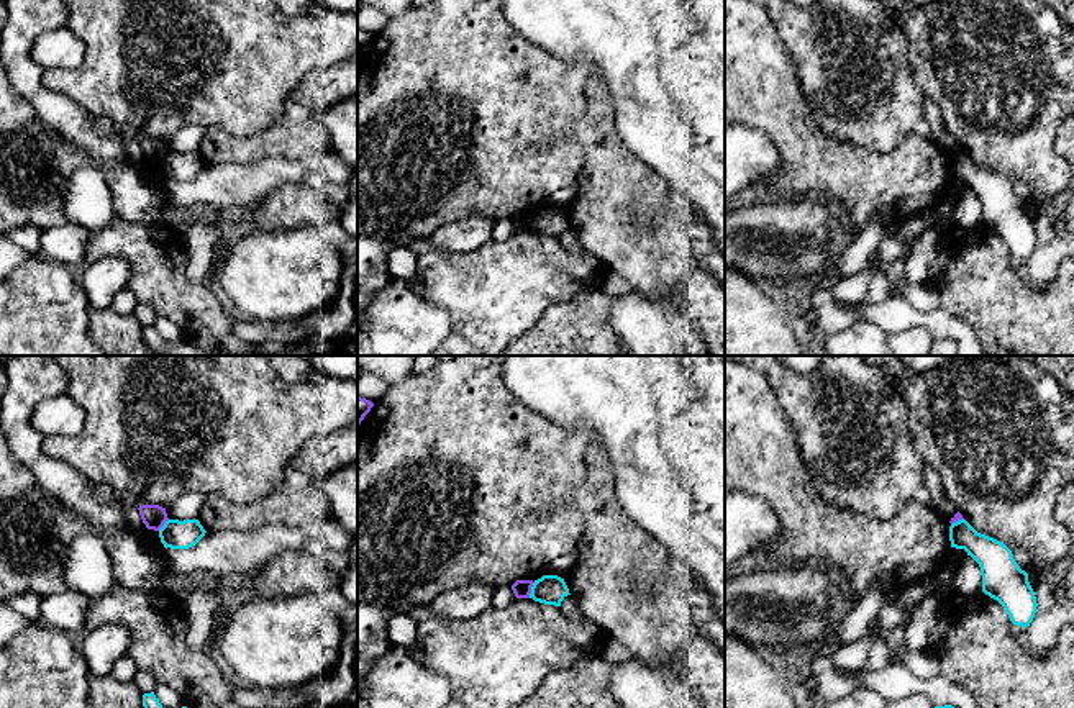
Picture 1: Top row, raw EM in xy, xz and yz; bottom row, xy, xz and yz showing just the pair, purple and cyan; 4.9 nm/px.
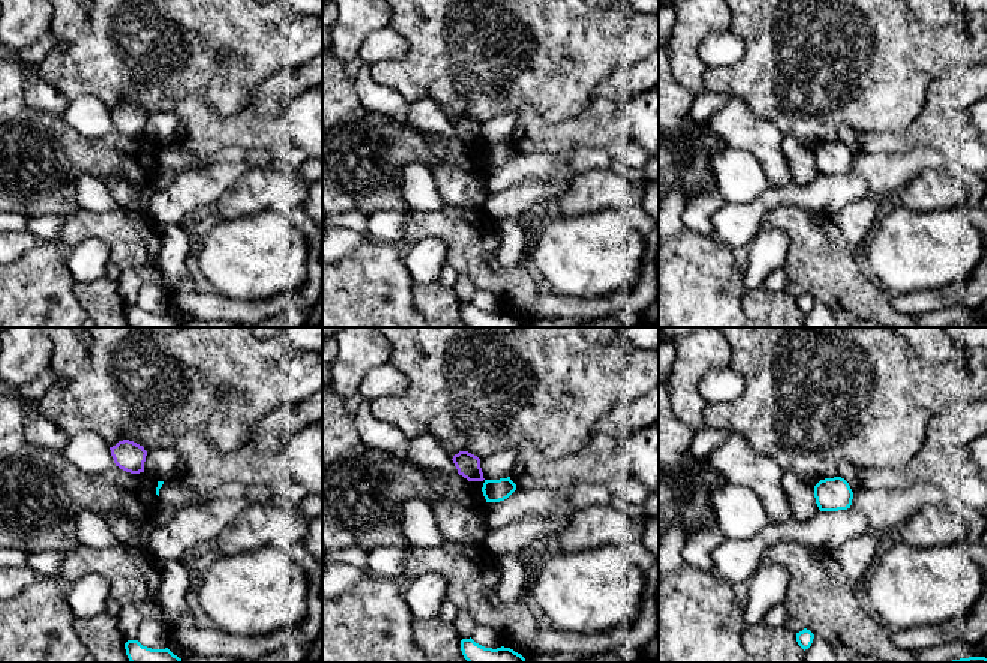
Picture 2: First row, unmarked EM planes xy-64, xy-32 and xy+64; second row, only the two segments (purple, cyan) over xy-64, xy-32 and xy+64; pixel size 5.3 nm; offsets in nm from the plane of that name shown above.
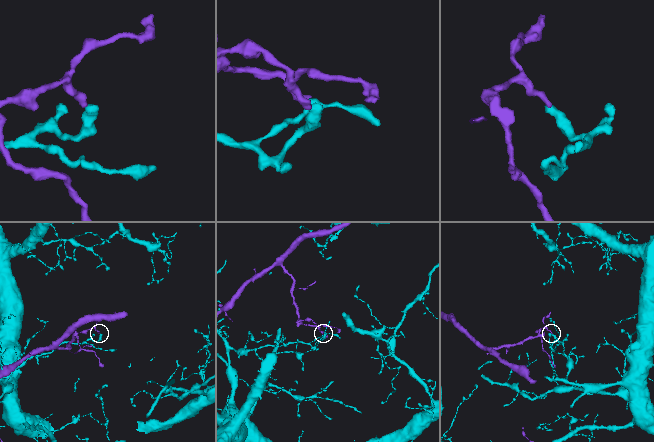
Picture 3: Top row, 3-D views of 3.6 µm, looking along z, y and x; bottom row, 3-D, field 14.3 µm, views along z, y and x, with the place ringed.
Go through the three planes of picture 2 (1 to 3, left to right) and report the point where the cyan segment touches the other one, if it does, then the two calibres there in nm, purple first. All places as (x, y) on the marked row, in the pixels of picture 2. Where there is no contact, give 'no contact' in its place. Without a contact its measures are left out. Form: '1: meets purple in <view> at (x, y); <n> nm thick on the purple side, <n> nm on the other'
1: no contact
2: no contact
3: no contact

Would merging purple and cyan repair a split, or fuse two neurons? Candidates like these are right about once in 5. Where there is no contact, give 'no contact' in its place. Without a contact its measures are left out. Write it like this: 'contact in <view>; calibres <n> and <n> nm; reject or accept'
contact in xz; calibres 90 and 140 nm; reject

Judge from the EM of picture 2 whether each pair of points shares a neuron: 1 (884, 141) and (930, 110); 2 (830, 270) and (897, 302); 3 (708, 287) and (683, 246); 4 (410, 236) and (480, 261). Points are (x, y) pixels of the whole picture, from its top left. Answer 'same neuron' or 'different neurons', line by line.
1: same neuron
2: different neurons
3: same neuron
4: same neuron

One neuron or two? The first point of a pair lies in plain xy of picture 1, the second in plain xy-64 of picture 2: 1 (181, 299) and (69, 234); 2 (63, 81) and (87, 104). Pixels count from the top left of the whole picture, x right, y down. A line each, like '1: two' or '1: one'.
1: one
2: two

